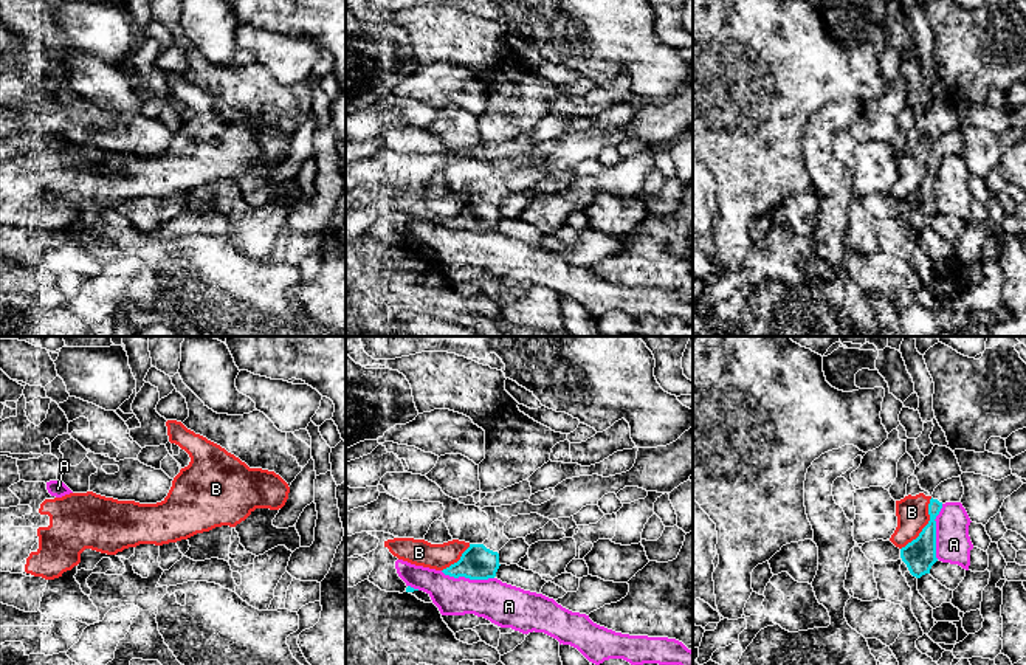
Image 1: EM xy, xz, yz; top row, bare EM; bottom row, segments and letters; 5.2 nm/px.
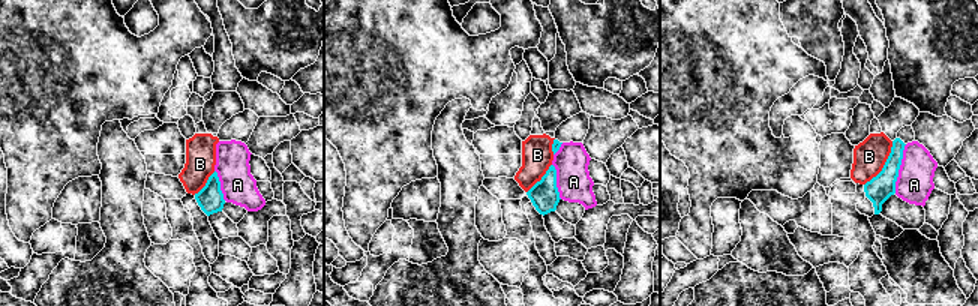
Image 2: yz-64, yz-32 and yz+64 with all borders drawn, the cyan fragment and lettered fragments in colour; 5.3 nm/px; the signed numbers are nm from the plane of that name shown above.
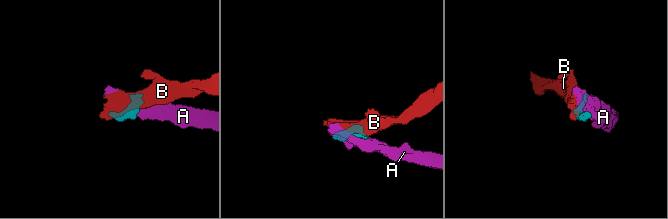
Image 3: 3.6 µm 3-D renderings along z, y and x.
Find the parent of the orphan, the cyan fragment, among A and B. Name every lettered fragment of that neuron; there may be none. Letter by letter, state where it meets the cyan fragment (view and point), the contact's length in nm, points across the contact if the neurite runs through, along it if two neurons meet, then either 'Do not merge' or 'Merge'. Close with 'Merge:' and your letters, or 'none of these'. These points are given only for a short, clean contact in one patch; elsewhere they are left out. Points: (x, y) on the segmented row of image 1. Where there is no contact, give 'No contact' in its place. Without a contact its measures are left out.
A: Touches cyan at yz (935, 532). Shared border 280 nm. Do not merge
B: Touches cyan at yz (926, 526). Shared border 320 nm. Do not merge
Merge: none of these

